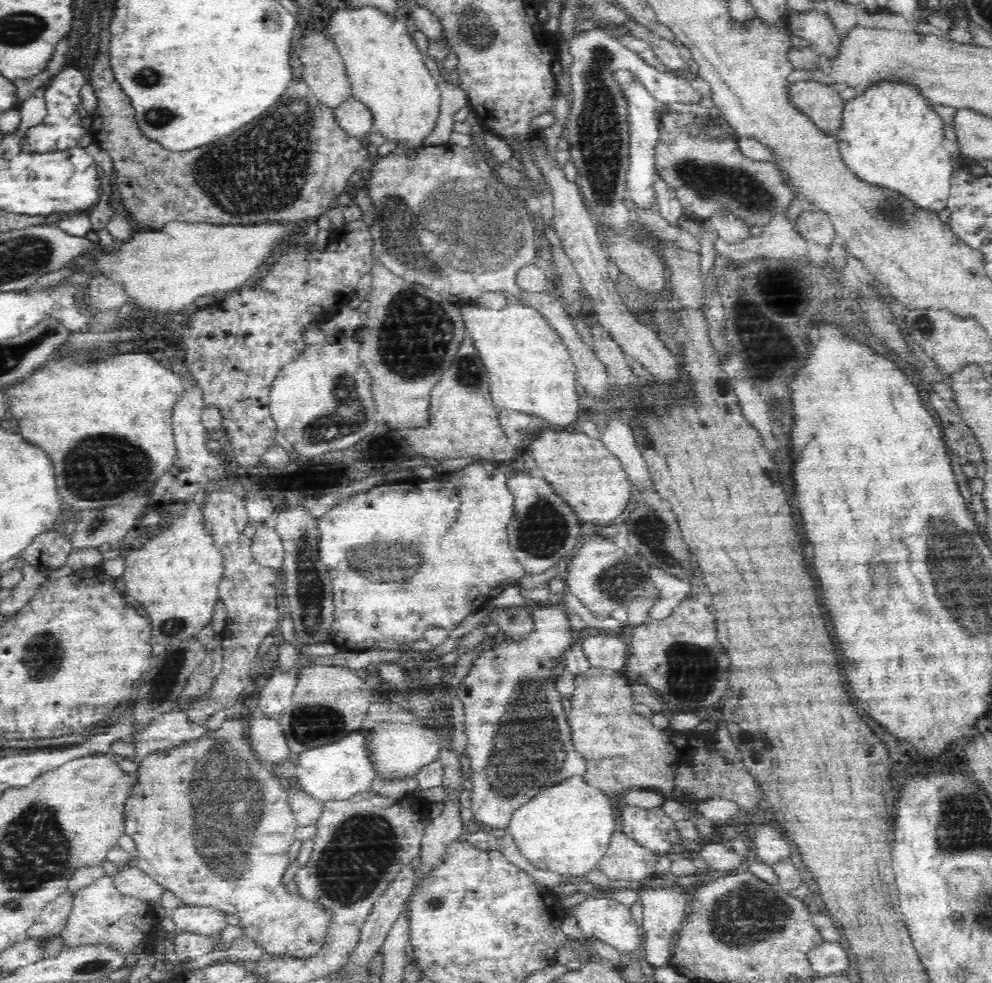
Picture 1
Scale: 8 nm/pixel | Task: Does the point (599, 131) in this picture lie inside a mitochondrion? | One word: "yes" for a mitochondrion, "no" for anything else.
yes

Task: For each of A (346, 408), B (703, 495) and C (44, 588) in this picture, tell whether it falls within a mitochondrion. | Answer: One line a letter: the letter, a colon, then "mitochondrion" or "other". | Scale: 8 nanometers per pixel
A: mitochondrion
B: other
C: other

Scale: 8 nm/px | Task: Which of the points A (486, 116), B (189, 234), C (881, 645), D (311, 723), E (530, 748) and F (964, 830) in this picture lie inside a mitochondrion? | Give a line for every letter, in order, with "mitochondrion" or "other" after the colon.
A: other
B: other
C: other
D: mitochondrion
E: mitochondrion
F: mitochondrion

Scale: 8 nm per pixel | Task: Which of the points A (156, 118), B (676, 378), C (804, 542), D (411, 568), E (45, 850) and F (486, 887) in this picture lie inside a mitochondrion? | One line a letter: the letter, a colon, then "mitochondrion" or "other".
A: mitochondrion
B: other
C: other
D: mitochondrion
E: mitochondrion
F: other

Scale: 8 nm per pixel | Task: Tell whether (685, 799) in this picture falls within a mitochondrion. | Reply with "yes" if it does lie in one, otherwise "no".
no

